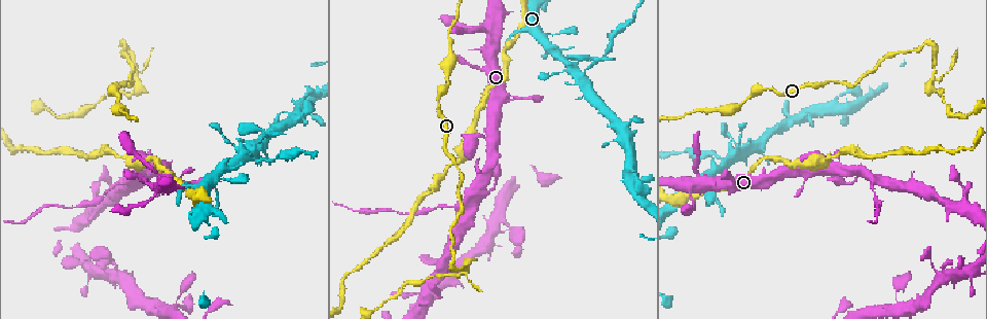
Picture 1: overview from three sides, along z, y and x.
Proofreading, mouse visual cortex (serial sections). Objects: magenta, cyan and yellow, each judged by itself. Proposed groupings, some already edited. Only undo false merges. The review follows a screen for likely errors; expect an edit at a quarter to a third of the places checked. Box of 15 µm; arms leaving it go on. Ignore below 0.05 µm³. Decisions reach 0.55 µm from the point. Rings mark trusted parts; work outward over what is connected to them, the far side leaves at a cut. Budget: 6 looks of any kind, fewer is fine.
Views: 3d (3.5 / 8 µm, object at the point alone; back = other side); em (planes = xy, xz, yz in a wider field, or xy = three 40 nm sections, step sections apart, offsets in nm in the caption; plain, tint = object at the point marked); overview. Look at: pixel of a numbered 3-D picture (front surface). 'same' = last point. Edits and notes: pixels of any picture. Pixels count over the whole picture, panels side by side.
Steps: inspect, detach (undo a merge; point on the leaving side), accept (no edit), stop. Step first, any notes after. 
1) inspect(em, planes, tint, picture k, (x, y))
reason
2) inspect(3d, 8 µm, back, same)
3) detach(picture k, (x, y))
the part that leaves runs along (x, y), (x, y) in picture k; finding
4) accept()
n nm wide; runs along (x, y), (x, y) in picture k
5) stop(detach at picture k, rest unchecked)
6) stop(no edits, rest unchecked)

inspect(3d, 3.5 µm, picture 1, (439, 298))
narrows sharply

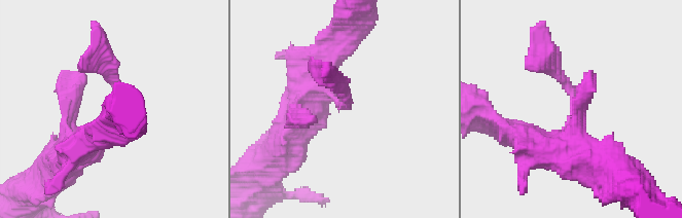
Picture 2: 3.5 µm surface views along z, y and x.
inspect(em, xy, step 2, tint, picture 2, (342, 107))
arms of 250, 300 nm

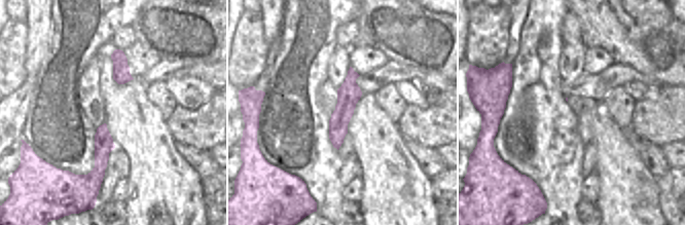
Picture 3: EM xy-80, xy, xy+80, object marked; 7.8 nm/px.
accept()
runs along (351, 71), (336, 145) in picture 3; continuous, no second cell

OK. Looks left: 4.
inspect(3d, 8 µm, picture 1, (448, 207))
narrows sharply

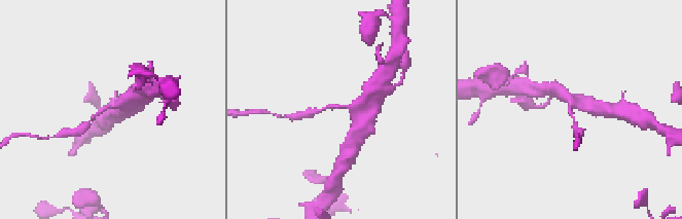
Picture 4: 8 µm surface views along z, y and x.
inspect(3d, 3.5 µm, picture 4, (341, 107))

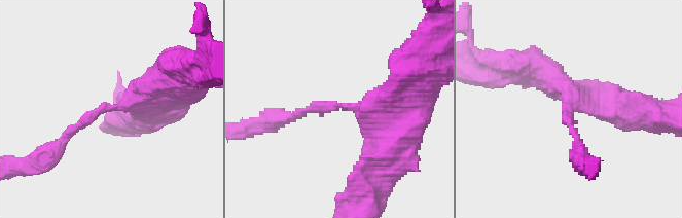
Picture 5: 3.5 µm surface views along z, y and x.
detach(picture 5, (567, 121))
arms of 150, 400 nm; the part that leaves runs along (568, 105), (568, 123), (586, 165) in picture 5; a second cell is stuck on

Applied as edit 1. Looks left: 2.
inspect(3d, 3.5 µm, picture 1, (243, 152))
a fork

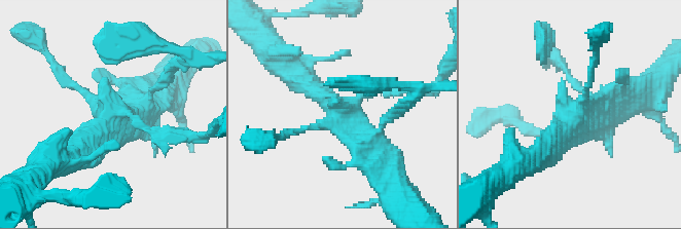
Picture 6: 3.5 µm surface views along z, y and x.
inspect(em, xy, step 3, tint, picture 6, (115, 116))
shape alone is not enough

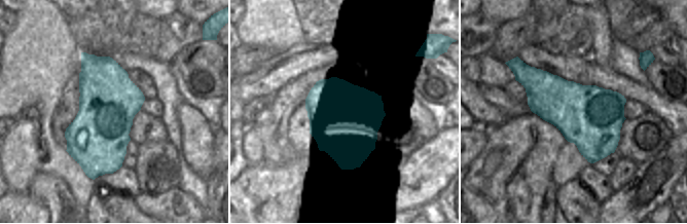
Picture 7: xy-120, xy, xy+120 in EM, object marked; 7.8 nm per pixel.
detach(picture 6, (166, 130))
the part that leaves runs along (133, 119), (164, 138), (211, 128) in picture 6; two cells meet here

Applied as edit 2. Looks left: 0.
stop(detach at picture 5, detach at picture 6, rest unchecked)

